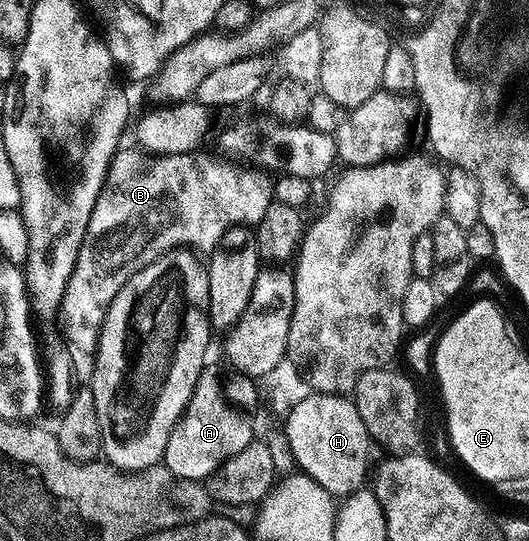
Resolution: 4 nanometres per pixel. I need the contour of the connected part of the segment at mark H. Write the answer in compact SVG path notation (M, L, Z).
M312 391L311 396L291 408L285 423L287 448L299 463L298 471L313 478L330 496L344 498L368 483L367 459L371 456L373 441L357 414L354 399L334 392Z

